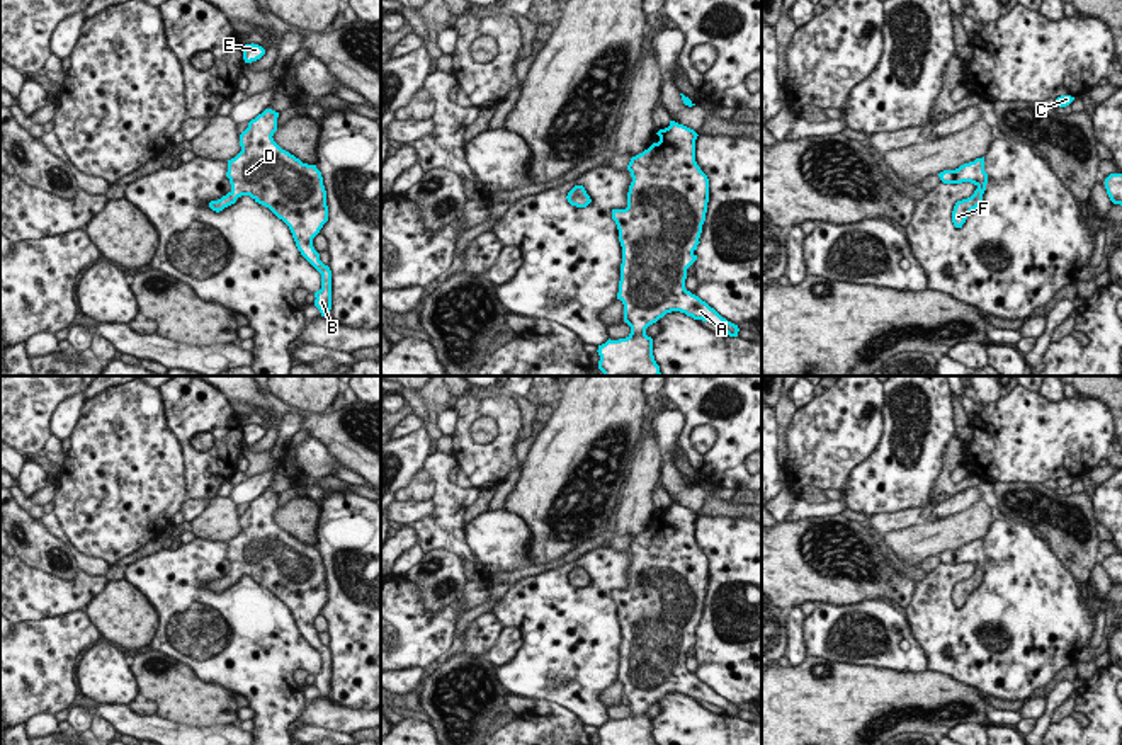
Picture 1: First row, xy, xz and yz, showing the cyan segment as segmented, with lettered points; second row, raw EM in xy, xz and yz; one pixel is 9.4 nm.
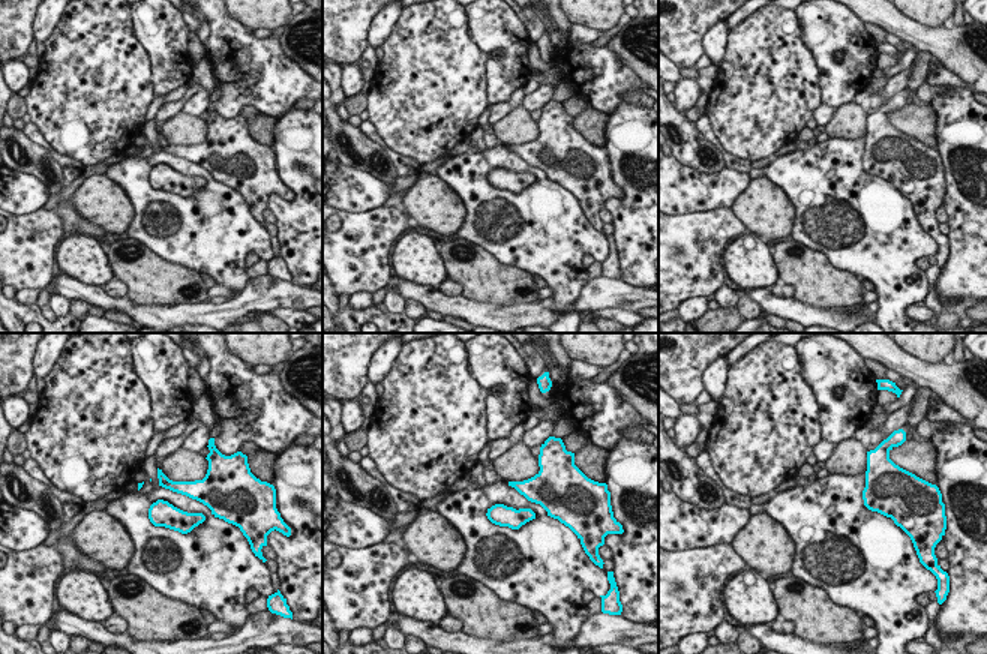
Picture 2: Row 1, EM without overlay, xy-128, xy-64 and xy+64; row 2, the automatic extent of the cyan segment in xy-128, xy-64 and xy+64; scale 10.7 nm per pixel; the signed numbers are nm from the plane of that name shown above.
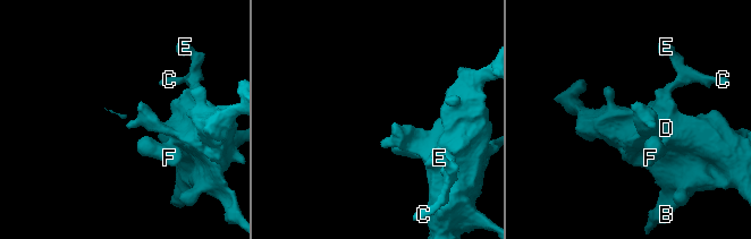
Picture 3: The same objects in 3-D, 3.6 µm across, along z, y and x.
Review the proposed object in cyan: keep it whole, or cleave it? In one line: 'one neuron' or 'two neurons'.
one neuron

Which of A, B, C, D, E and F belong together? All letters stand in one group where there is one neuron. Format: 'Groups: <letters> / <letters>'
Groups: A B C D E F

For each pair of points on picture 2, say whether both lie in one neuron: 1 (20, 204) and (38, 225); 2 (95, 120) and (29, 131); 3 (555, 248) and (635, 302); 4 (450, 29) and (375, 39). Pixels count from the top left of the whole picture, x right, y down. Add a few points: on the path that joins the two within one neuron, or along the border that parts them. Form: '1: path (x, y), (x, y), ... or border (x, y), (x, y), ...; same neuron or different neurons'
1: border (41, 207), (15, 216); different neurons
2: border (30, 122), (60, 155); different neurons
3: border (588, 278), (573, 306), (575, 311); different neurons
4: border (399, 15), (389, 36), (380, 45); different neurons

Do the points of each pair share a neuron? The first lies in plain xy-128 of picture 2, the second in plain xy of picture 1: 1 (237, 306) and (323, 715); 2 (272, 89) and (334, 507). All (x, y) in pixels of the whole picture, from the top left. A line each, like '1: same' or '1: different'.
1: same
2: different

